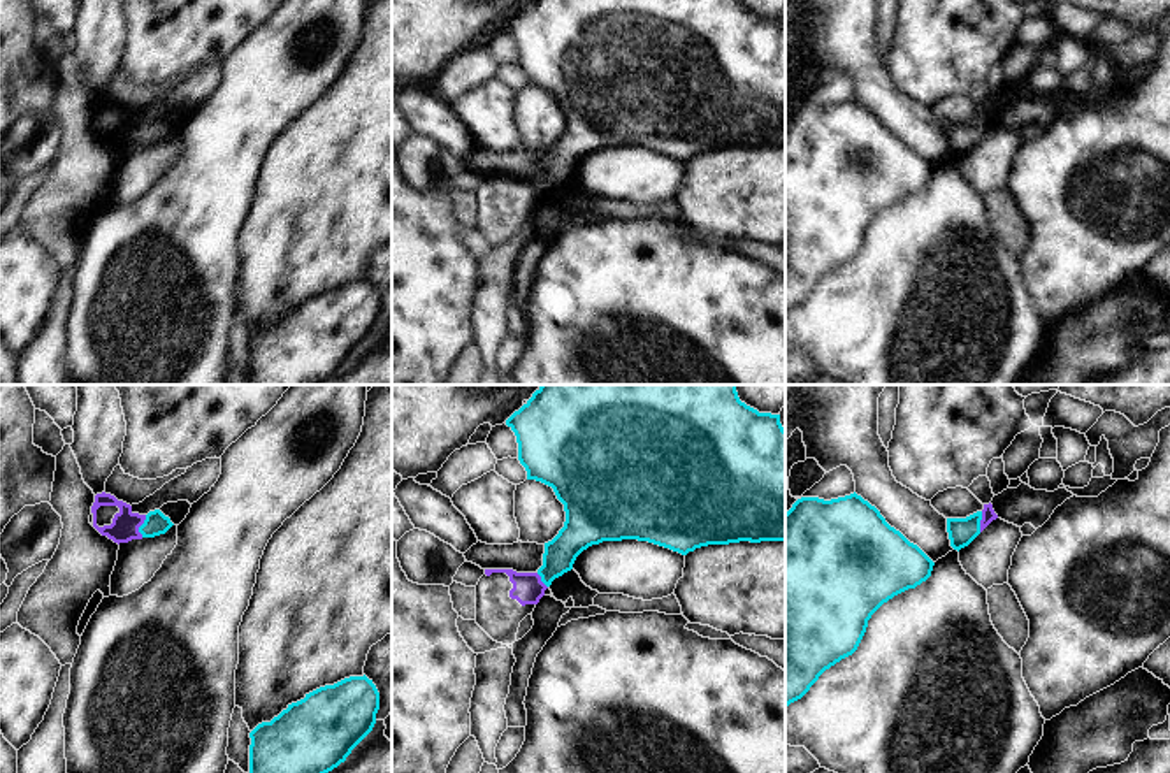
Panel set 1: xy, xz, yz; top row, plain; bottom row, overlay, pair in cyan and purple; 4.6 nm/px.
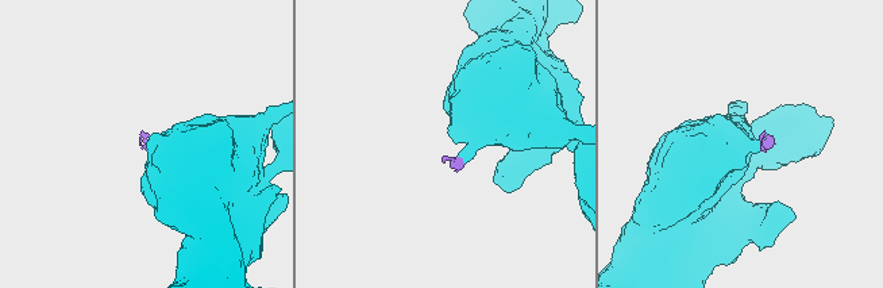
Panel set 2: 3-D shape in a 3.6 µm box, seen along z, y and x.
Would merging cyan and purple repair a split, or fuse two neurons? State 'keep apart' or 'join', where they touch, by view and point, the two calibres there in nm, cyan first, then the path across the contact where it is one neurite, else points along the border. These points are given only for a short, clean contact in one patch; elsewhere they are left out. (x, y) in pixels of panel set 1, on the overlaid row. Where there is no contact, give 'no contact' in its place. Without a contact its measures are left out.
join; meets cyan in xy at (141, 526); 110 nm thick on the cyan side, 130 nm on the other; runs through xy (155, 524), (141, 526), (125, 524)

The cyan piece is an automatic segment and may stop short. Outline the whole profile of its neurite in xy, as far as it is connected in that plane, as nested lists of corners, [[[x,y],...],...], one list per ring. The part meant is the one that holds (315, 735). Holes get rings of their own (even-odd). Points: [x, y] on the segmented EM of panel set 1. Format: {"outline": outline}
{"outline": [[[365,675],[320,687],[249,733],[249,773],[329,773],[372,731],[378,710],[379,692]]]}

